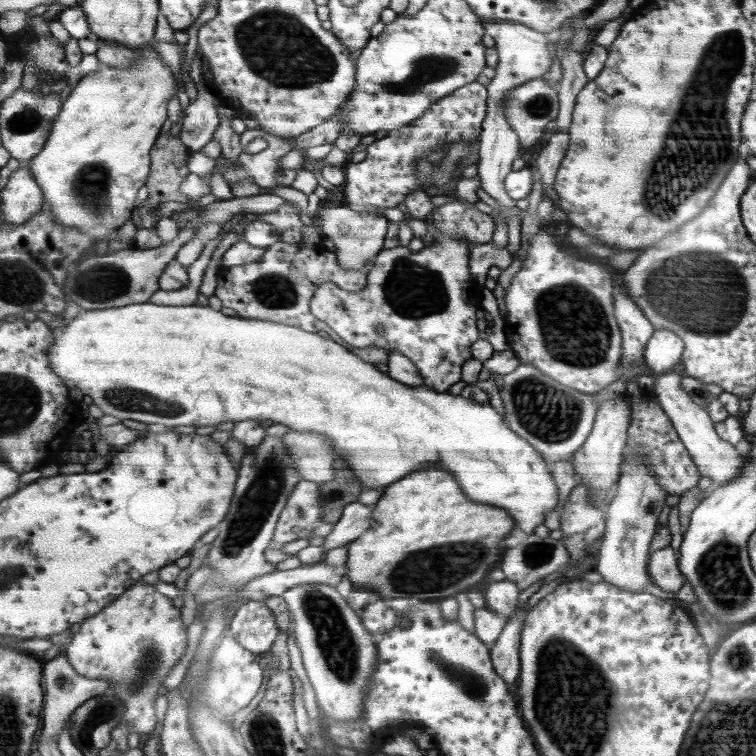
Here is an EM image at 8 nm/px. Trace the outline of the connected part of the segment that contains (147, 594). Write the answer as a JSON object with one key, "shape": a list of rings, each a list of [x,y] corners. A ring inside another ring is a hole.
{"shape":[[[140,581],[124,592],[123,596],[116,597],[112,604],[100,610],[94,617],[88,617],[80,625],[80,630],[74,633],[70,645],[66,648],[66,656],[72,664],[72,668],[78,674],[89,679],[110,679],[111,694],[116,695],[124,703],[126,714],[124,717],[128,731],[150,734],[156,728],[156,716],[154,716],[154,700],[158,686],[166,678],[172,667],[178,663],[184,650],[186,650],[186,630],[180,622],[180,609],[173,605],[172,599],[160,594],[154,586]]]}

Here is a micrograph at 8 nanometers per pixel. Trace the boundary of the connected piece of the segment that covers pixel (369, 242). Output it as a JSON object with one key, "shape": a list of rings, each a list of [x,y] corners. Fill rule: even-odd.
{"shape":[[[342,204],[338,207],[320,210],[318,216],[315,216],[314,224],[320,234],[326,236],[336,246],[336,258],[339,259],[340,266],[368,274],[364,265],[368,264],[368,261],[374,262],[374,257],[382,252],[382,242],[384,242],[388,220],[386,217],[382,218],[380,213],[355,211]]]}

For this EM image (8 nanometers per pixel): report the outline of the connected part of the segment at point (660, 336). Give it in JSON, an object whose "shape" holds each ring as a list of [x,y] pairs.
{"shape":[[[655,330],[654,336],[644,349],[647,366],[658,374],[681,368],[684,347],[683,340],[675,332]]]}

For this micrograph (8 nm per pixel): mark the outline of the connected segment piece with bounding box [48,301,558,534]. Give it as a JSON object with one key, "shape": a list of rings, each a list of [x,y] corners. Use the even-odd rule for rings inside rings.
{"shape":[[[146,301],[140,304],[131,304],[114,310],[90,310],[84,312],[82,316],[76,316],[70,320],[64,330],[59,330],[60,337],[52,342],[48,358],[51,359],[52,370],[68,382],[68,386],[78,388],[78,392],[86,394],[92,398],[92,402],[108,416],[116,416],[120,420],[137,420],[145,422],[150,428],[156,424],[164,424],[168,428],[182,424],[182,426],[208,426],[208,424],[220,424],[220,422],[238,422],[238,420],[258,419],[262,421],[272,421],[288,425],[294,431],[314,431],[326,435],[333,443],[335,452],[340,460],[346,460],[349,470],[356,474],[359,482],[364,484],[365,489],[384,490],[392,483],[407,477],[410,472],[417,472],[418,468],[426,468],[428,464],[438,464],[438,467],[456,474],[460,486],[463,490],[468,490],[468,498],[496,504],[508,510],[509,515],[515,519],[516,526],[526,534],[534,533],[535,528],[544,524],[547,514],[550,514],[556,507],[556,486],[554,480],[548,472],[546,462],[538,456],[538,451],[534,450],[526,439],[516,434],[502,416],[490,405],[489,402],[478,402],[472,398],[464,398],[462,395],[454,395],[445,392],[437,392],[428,386],[408,386],[406,383],[399,382],[390,375],[382,373],[372,363],[364,362],[358,355],[352,354],[347,347],[340,346],[340,343],[325,338],[311,331],[302,330],[297,326],[285,325],[265,320],[242,318],[240,316],[227,316],[212,309],[210,306],[202,306],[198,303],[190,306],[160,306]]]}

